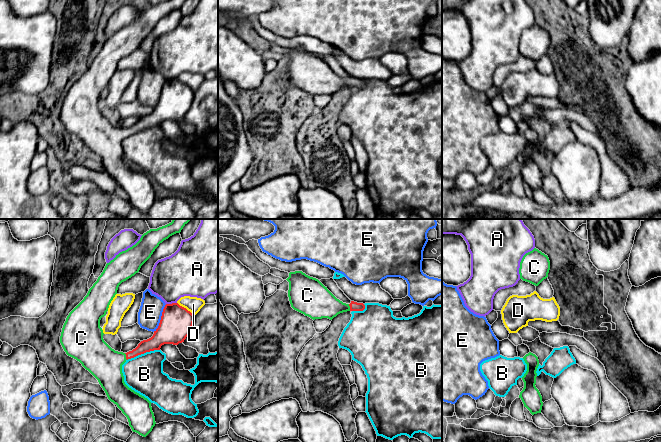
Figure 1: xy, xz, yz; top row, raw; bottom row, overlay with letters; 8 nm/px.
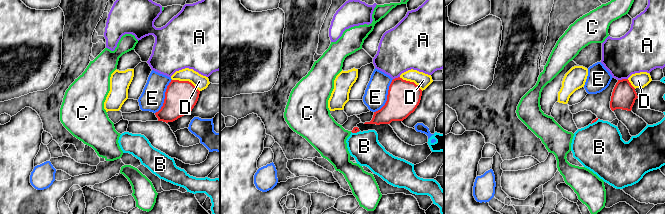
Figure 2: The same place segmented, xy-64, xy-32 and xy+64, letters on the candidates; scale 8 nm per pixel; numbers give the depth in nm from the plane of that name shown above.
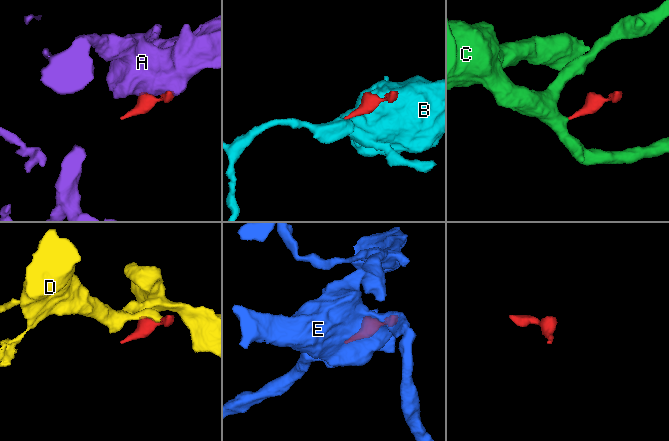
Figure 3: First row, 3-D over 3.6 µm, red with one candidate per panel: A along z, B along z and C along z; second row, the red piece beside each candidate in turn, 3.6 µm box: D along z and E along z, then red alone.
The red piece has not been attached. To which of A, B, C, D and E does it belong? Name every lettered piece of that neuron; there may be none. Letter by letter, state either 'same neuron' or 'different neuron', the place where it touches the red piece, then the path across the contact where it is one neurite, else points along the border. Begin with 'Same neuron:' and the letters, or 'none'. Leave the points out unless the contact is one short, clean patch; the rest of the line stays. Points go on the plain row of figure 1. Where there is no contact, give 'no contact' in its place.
Same neuron: C
A: different neuron; meets red in xy at (172, 79)
B: different neuron; meets red in xy at (143, 129); border along xy (159, 125), (146, 127), (127, 136)
C: same neuron; meets red in xy at (126, 132); runs through xy (154, 119), (146, 121), (126, 132), (104, 139)
D: different neuron; meets red in xy at (185, 84); border along xy (177, 78), (193, 91)
E: different neuron; meets red in xy at (161, 94)

